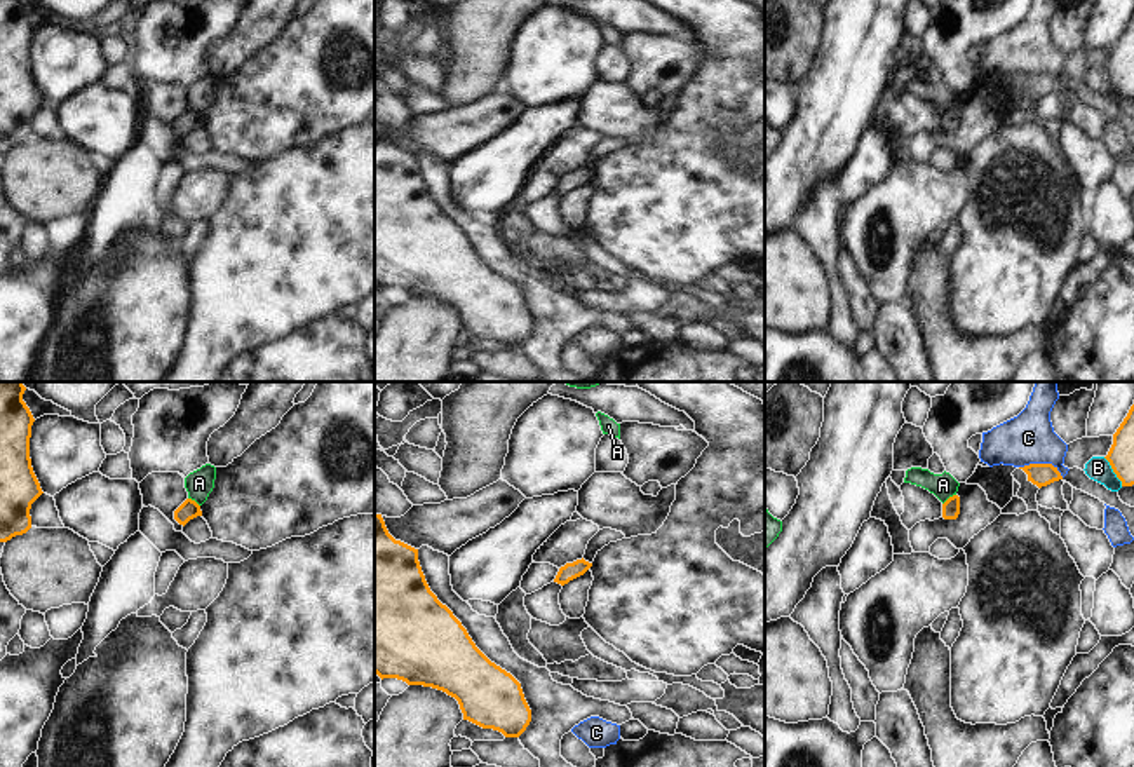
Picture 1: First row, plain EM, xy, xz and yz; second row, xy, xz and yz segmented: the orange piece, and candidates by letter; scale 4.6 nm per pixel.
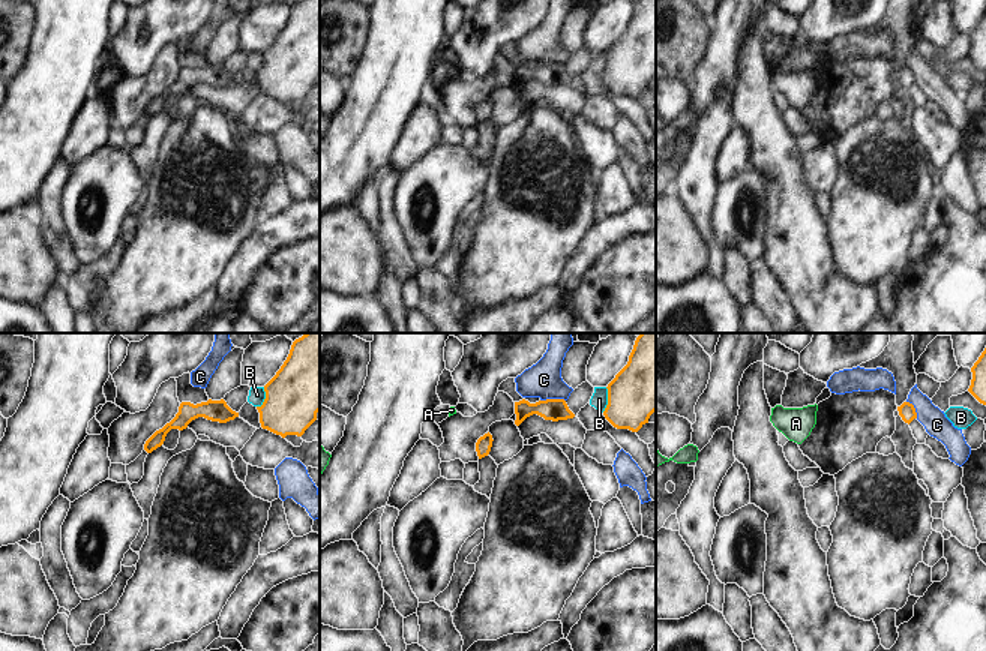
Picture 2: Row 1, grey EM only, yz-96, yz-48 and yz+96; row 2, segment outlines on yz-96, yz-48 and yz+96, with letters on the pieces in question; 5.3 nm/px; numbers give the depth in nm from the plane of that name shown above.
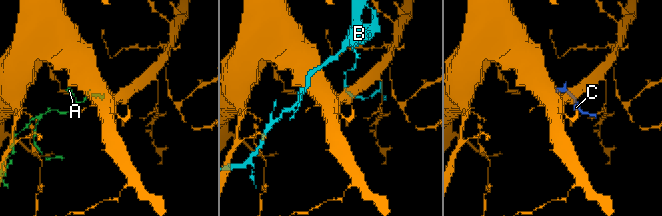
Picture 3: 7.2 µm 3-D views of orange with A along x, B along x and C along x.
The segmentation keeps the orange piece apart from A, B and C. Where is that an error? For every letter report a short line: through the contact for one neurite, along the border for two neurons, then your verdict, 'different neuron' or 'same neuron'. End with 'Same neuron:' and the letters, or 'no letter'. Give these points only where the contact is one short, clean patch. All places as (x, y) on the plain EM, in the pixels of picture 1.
A: different neuron
B: different neuron
C: line yz (1019, 75), (1051, 74), (1063, 86); different neuron
Same neuron: no letter

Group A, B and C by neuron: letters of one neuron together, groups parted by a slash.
A / B / C

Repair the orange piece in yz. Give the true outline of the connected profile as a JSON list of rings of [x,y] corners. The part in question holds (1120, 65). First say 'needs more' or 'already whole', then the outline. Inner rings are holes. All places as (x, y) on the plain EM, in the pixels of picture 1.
already whole; [[[1134,14],[1113,44],[1113,54],[1104,68],[1122,91],[1122,96],[1134,94]]]

